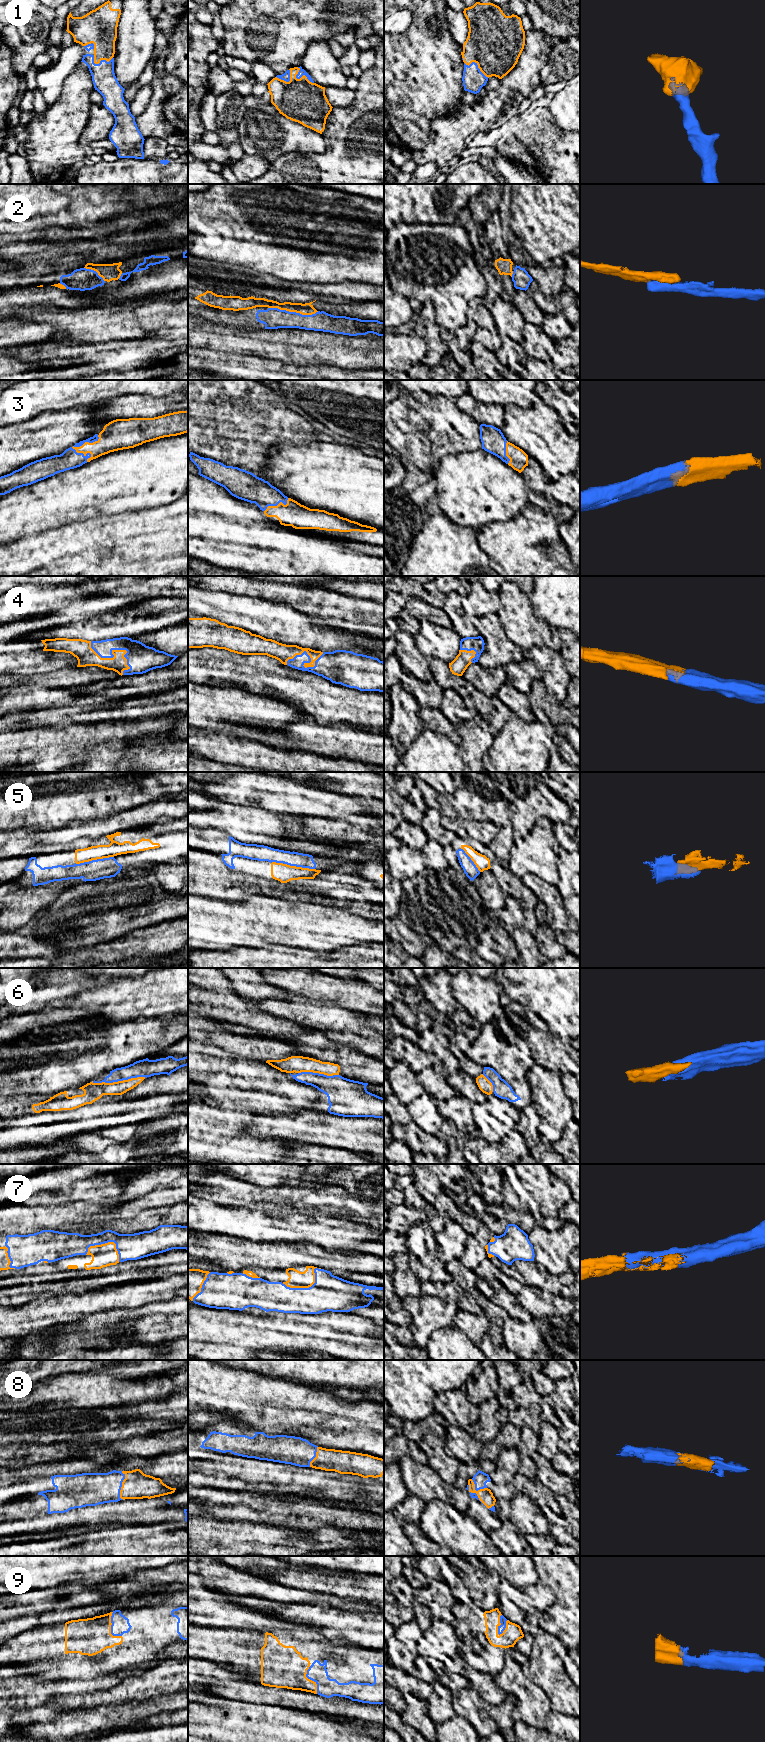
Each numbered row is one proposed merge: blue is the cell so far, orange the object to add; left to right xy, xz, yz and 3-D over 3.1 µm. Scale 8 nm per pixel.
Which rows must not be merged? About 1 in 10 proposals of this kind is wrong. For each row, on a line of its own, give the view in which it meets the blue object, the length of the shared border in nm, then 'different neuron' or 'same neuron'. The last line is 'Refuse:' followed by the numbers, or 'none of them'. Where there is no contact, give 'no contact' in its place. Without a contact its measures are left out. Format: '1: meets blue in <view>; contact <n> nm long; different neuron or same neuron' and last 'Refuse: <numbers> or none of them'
1: meets blue in xz; contact 190 nm long; same neuron
2: meets blue in xz; contact 400 nm long; same neuron
3: meets blue in xy; contact 240 nm long; same neuron
4: meets blue in xy; contact 400 nm long; same neuron
5: meets blue in xz; contact 360 nm long; same neuron
6: meets blue in xy; contact 440 nm long; same neuron
7: meets blue in xy; contact 280 nm long; same neuron
8: meets blue in yz; contact 260 nm long; same neuron
9: meets blue in yz; contact 180 nm long; same neuron
Refuse: none of them

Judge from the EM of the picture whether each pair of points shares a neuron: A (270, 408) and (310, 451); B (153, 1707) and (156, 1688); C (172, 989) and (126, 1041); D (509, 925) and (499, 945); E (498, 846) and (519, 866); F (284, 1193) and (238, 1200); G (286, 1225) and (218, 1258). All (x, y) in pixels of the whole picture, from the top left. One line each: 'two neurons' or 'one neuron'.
A: two neurons
B: two neurons
C: two neurons
D: two neurons
E: two neurons
F: one neuron
G: two neurons

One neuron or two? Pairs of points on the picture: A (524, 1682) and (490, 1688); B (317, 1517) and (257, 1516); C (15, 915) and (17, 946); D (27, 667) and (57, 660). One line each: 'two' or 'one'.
A: two
B: one
C: two
D: one

